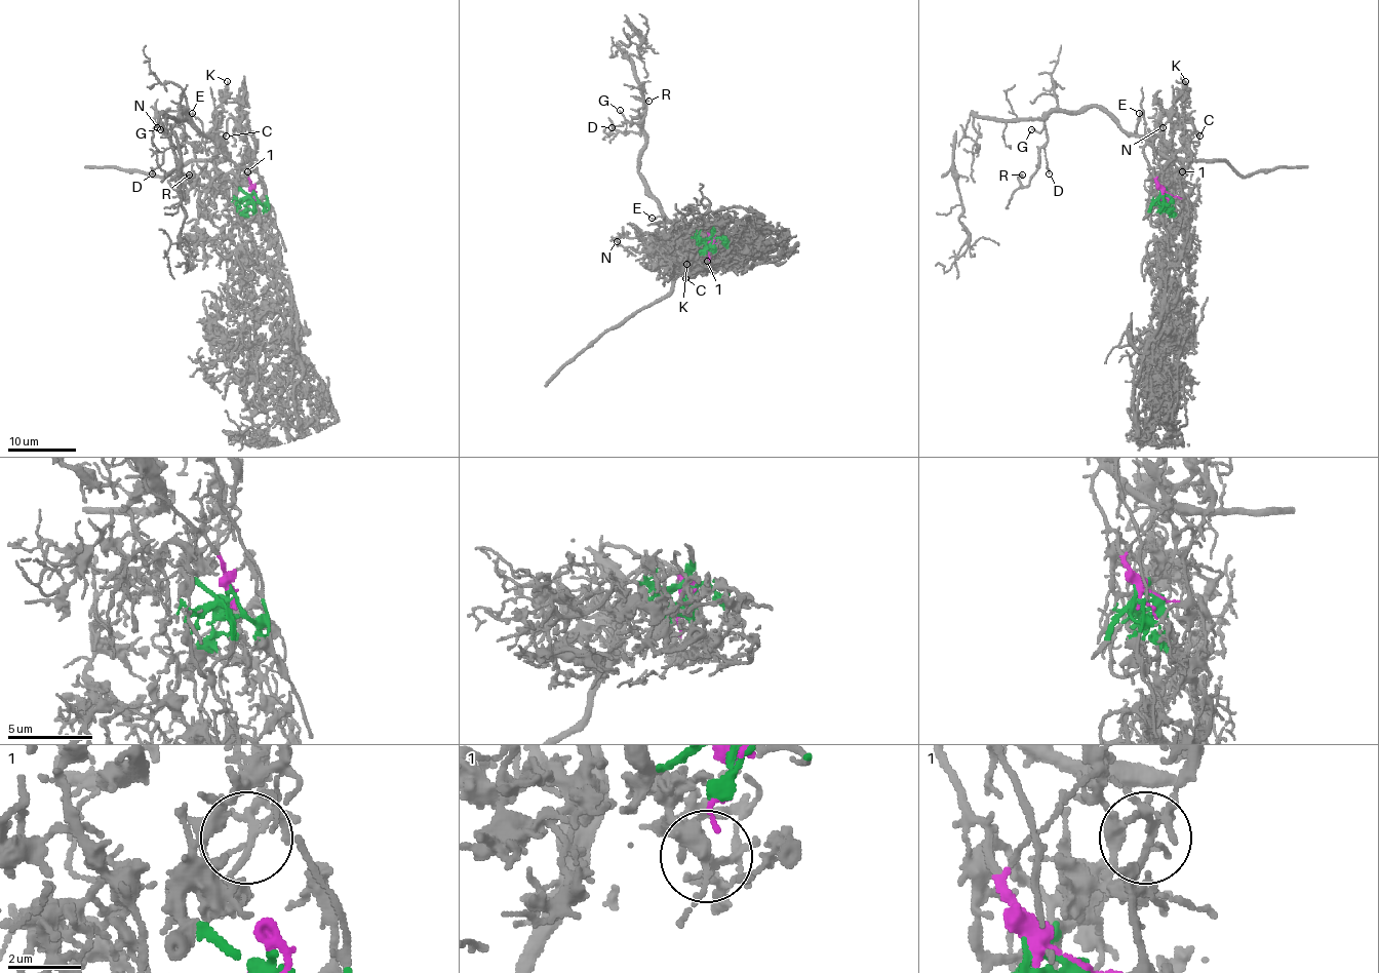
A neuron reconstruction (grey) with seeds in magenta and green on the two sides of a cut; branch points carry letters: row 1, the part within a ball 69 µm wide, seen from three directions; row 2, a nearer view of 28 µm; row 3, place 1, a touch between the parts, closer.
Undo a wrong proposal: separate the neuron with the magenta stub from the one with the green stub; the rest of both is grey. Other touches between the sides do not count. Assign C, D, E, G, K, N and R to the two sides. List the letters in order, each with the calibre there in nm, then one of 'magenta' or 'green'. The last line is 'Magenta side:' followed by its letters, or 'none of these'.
C: calibre 100 nm; green
D: calibre 170 nm; magenta
E: calibre 120 nm; magenta
G: calibre 100 nm; magenta
K: calibre 170 nm; green
N: calibre 140 nm; green
R: calibre 110 nm; magenta
Magenta side: D, E, G, R

